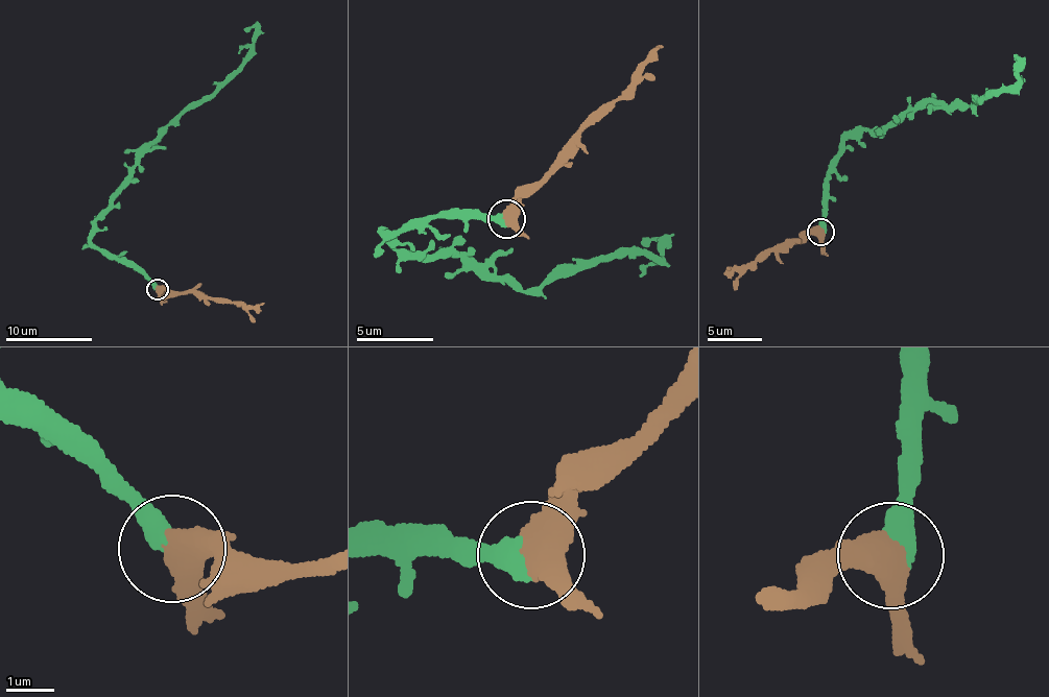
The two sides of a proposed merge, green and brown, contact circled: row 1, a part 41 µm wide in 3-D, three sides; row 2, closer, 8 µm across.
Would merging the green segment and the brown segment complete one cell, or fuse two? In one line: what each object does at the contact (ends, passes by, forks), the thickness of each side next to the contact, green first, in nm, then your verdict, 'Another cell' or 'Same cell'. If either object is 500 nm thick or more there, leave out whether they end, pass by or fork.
Thickness 500 nm (green) against 500 nm. Same cell

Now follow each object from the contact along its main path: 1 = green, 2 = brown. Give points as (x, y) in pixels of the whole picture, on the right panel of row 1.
1: (819, 230), (829, 168), (842, 143), (921, 107), (949, 112), (978, 104), (990, 94), (1017, 82), (1016, 59)
2: (819, 231), (800, 242), (782, 245), (739, 271), (729, 270)

